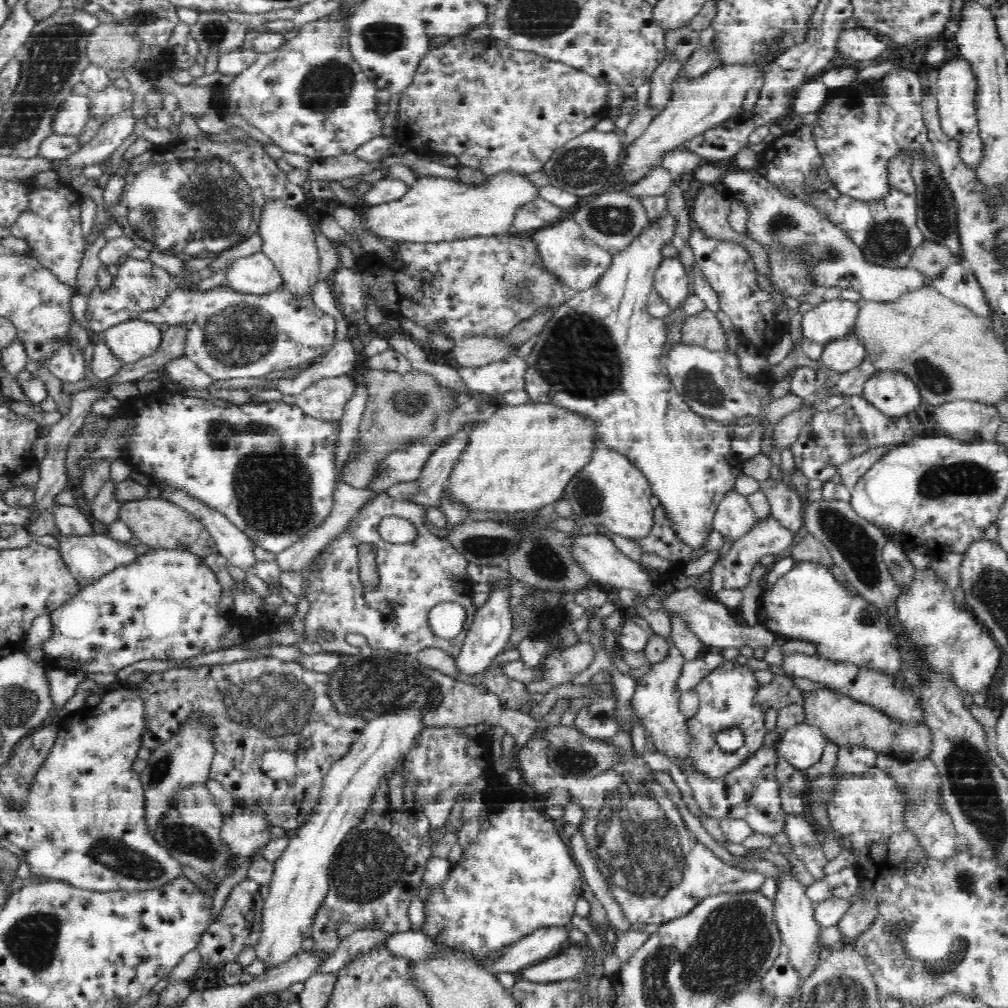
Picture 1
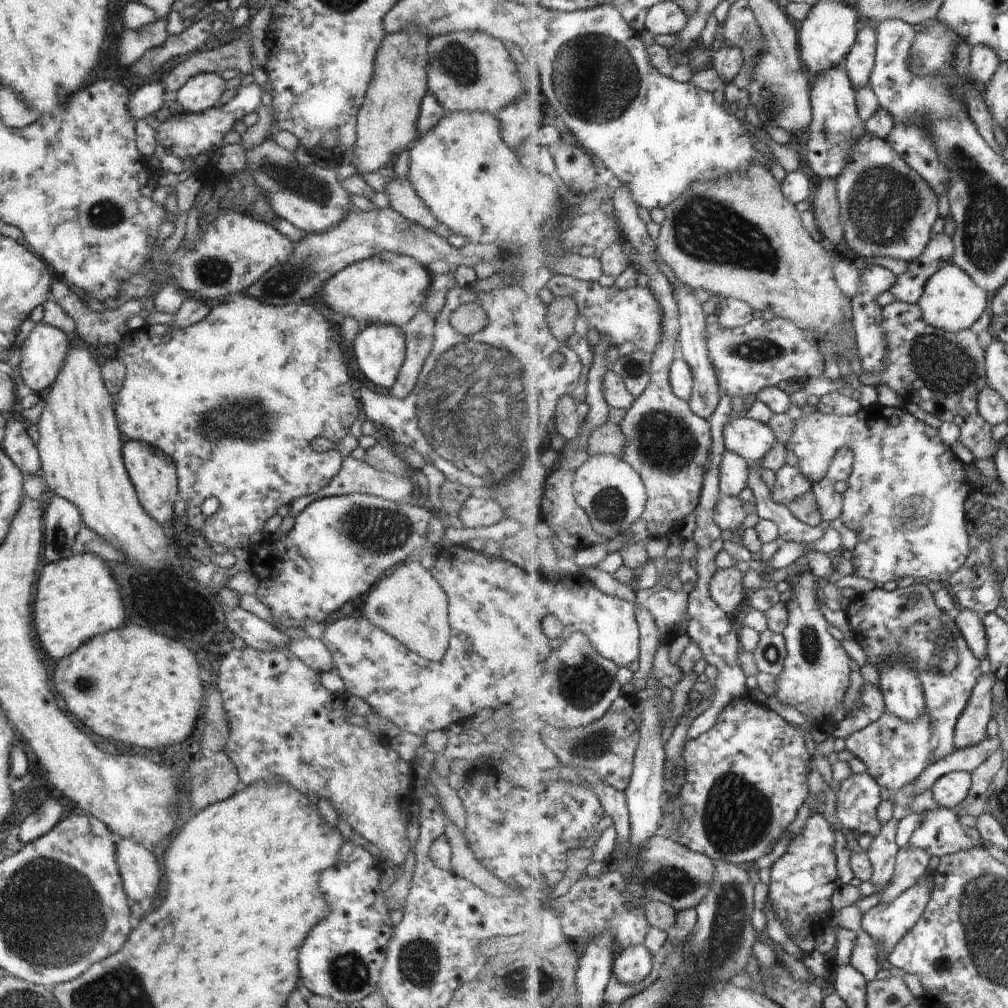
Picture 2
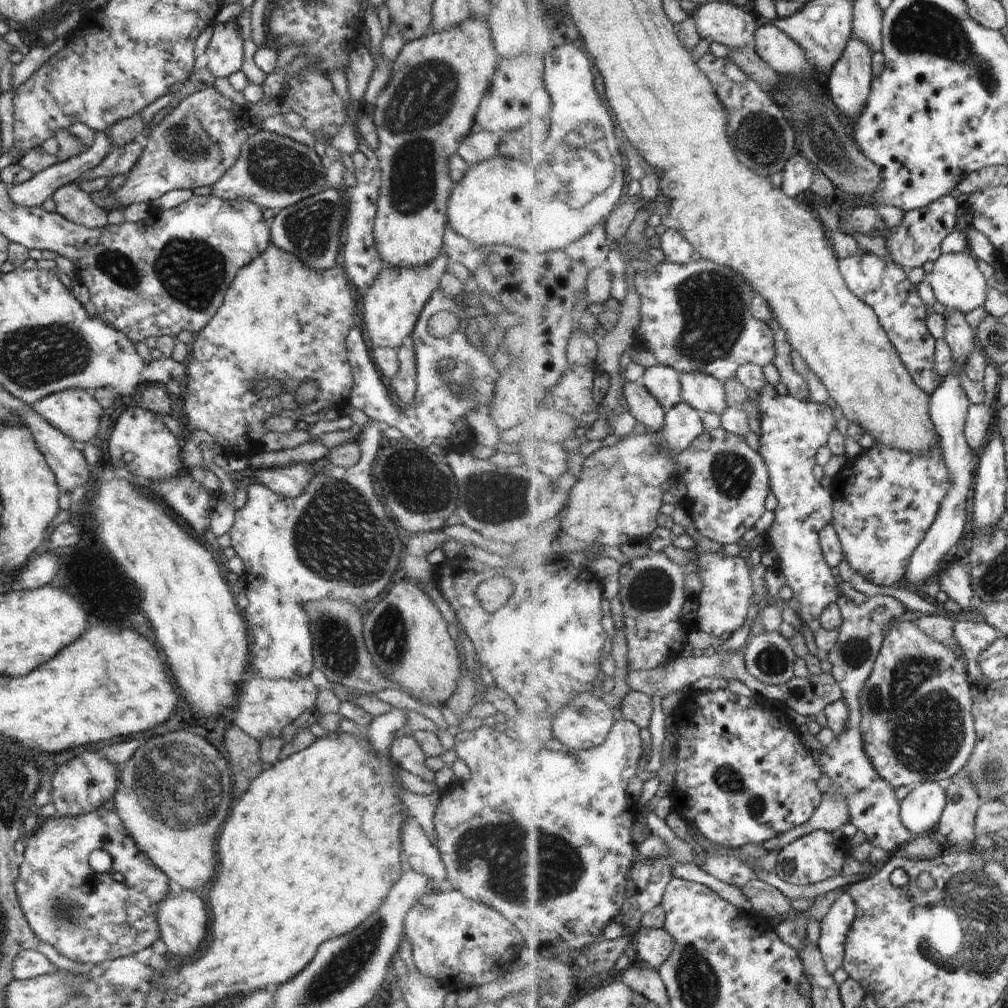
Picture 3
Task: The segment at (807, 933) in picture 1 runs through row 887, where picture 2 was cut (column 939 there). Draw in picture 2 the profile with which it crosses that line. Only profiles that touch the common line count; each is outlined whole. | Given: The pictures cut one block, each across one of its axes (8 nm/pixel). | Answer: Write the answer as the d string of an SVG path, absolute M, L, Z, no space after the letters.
M954 771L944 775L935 785L936 802L941 807L957 809L973 791L973 773Z

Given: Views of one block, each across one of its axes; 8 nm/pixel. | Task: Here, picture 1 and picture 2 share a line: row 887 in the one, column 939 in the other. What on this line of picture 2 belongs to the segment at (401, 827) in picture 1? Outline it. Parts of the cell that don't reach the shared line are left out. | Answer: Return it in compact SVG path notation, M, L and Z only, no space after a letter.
M896 301L886 305L884 312L884 332L888 340L888 368L882 372L868 372L864 368L861 375L861 382L864 385L874 386L875 389L880 386L890 386L896 390L908 404L918 404L926 412L934 414L942 421L955 422L962 427L963 433L961 440L963 444L974 454L975 459L995 460L1000 452L1000 442L994 438L994 426L979 409L979 397L981 392L989 386L989 376L987 373L987 351L981 348L978 334L974 330L968 329L964 332L955 333L944 329L936 328L926 322L924 310L919 303L910 304L908 302Z

